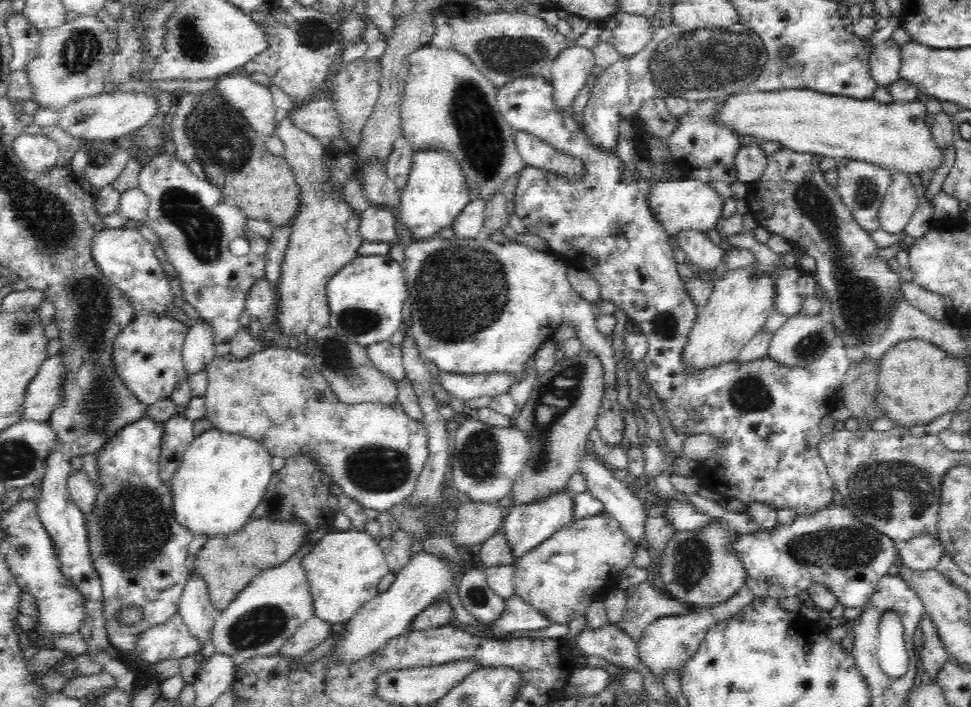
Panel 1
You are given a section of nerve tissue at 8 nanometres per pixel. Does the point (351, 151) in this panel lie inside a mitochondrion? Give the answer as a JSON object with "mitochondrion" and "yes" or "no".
{"mitochondrion":"no"}

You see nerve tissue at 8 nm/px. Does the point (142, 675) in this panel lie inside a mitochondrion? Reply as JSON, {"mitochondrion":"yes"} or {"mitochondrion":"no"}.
{"mitochondrion":"no"}

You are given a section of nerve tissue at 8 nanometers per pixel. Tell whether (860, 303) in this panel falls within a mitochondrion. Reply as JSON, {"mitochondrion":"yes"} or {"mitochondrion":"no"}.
{"mitochondrion":"yes"}

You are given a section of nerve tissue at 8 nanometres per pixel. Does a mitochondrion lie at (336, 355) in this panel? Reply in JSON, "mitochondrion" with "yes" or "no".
{"mitochondrion":"yes"}

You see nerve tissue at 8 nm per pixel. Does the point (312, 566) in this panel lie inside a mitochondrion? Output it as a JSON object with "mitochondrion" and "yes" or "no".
{"mitochondrion":"no"}

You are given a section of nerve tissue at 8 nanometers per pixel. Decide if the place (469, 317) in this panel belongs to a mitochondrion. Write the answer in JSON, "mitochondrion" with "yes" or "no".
{"mitochondrion":"yes"}

